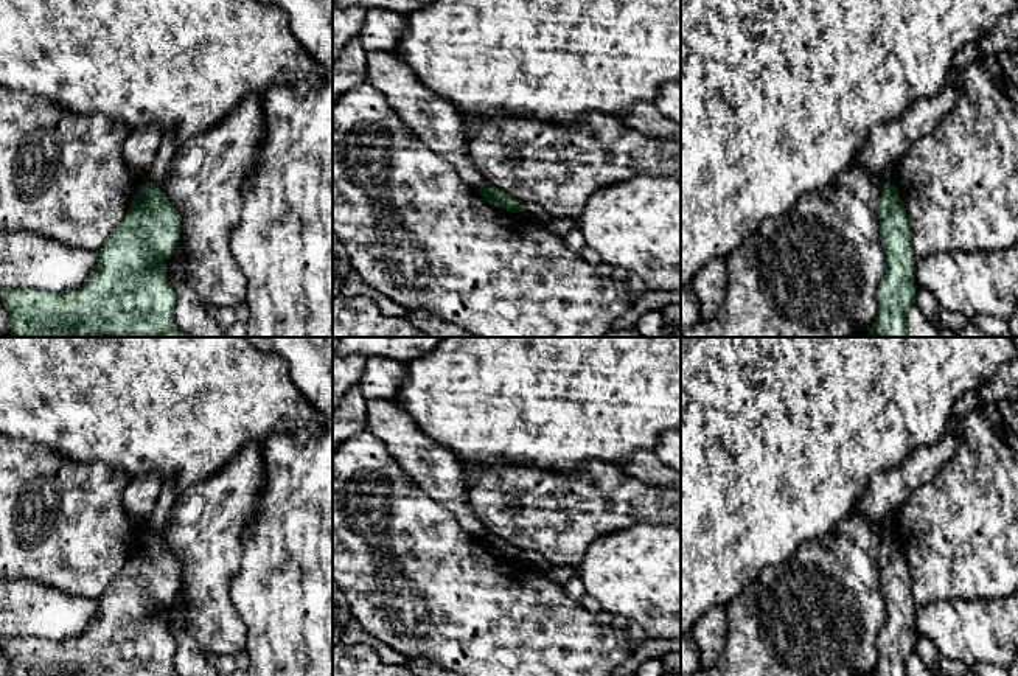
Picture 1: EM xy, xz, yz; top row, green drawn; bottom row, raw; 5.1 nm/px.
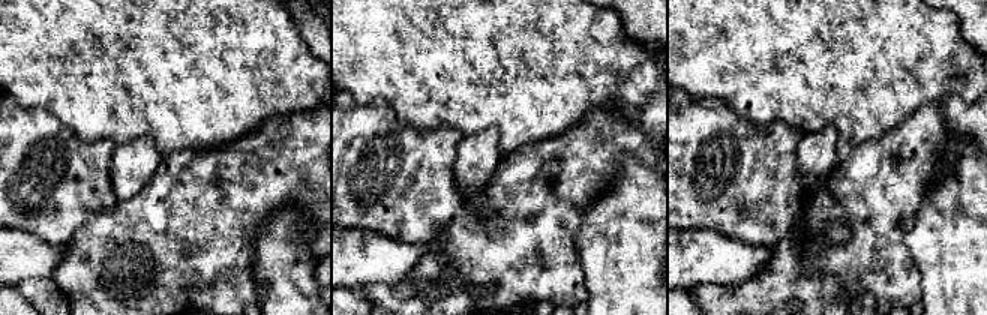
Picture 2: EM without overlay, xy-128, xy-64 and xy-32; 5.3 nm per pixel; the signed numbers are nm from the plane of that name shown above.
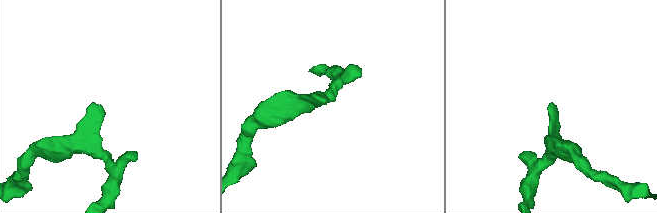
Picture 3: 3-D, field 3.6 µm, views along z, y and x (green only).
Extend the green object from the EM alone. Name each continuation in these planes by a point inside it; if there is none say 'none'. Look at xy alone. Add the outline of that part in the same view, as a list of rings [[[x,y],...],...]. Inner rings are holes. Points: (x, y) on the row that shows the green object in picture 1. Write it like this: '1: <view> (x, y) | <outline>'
none

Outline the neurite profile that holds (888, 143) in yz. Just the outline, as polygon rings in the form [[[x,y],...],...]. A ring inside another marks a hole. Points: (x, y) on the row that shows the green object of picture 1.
[[[948,82],[937,95],[912,103],[898,120],[880,124],[869,134],[850,166],[864,168],[884,179],[887,168],[895,165],[954,107],[957,95],[957,87]]]

